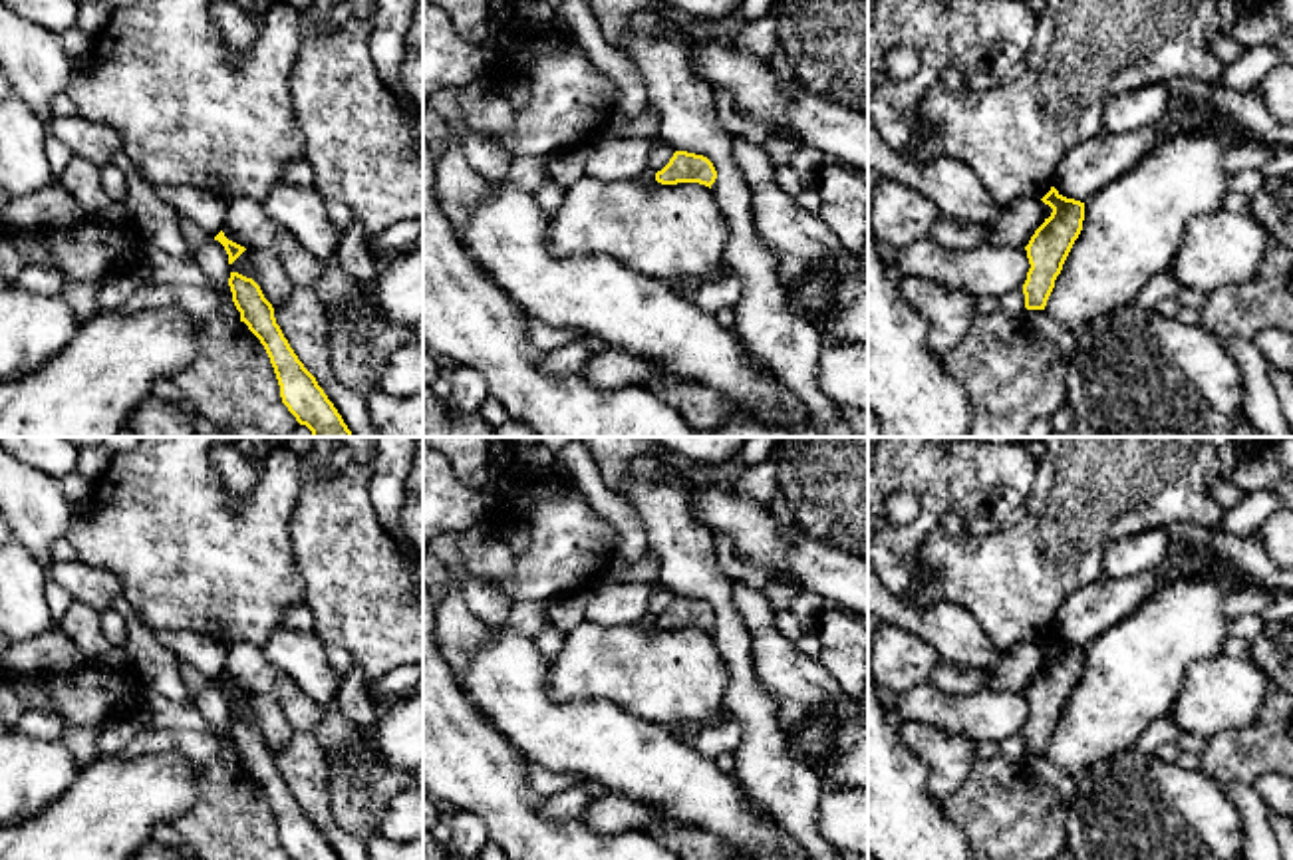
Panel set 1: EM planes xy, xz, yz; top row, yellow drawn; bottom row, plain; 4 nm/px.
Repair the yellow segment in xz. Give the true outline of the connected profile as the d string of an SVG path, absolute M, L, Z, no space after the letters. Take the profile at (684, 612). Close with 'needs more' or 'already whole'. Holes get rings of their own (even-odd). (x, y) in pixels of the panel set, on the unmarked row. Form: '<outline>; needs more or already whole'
M675 596L669 608L655 618L655 626L661 630L699 628L711 634L717 624L713 608L695 598Z; already whole

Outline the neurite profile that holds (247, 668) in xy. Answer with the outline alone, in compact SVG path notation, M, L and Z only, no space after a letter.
M232 644L222 677L244 693L274 697L296 733L314 731L322 719L324 707L312 701L286 671L272 665L260 645Z

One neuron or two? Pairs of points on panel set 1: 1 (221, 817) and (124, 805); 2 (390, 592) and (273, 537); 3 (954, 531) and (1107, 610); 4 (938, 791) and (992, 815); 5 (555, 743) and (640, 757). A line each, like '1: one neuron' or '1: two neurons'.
1: two neurons
2: two neurons
3: two neurons
4: two neurons
5: one neuron

